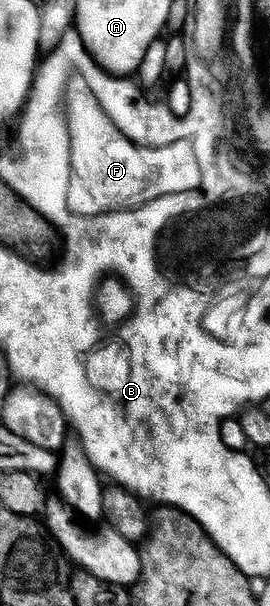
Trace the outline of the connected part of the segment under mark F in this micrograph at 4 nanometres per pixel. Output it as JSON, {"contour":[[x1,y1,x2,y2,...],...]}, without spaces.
{"contour":[[82,71,73,72,65,85,64,116,71,141,71,183,68,209,92,217,133,204,148,187,152,163,142,159,140,147,113,125,92,93]]}

